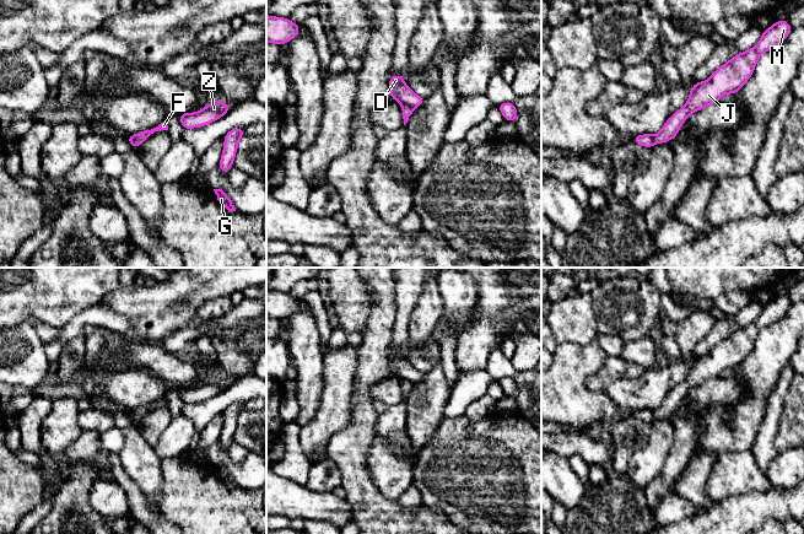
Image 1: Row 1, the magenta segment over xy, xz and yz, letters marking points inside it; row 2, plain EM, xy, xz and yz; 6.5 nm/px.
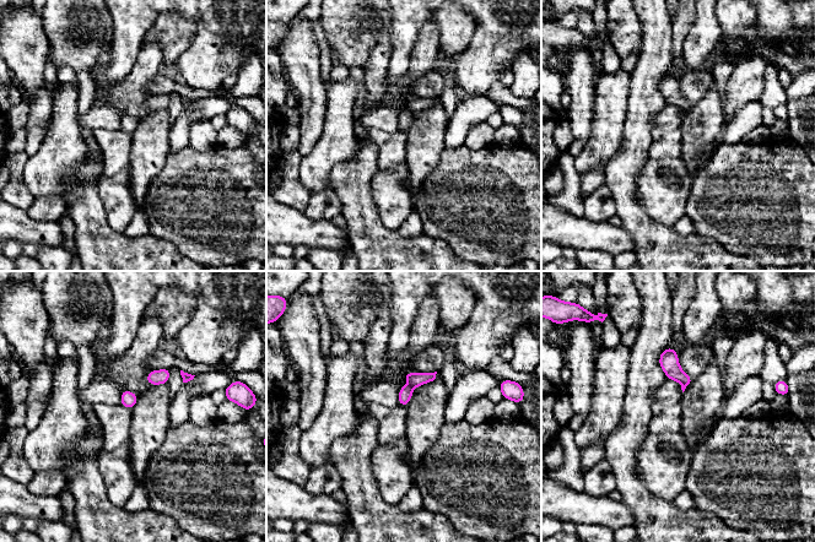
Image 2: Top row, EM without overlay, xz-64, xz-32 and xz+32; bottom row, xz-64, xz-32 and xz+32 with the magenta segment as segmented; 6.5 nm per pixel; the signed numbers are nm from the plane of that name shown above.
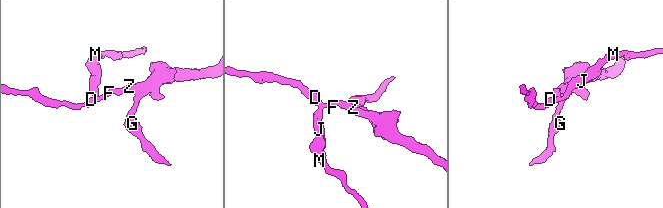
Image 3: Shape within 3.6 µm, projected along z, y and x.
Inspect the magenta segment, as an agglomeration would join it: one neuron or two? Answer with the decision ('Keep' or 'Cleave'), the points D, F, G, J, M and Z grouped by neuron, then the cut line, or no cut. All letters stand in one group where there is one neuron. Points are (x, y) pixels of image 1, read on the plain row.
Cleave. Groups: D F G Z / J M. Split along xz (403, 379), (413, 384)

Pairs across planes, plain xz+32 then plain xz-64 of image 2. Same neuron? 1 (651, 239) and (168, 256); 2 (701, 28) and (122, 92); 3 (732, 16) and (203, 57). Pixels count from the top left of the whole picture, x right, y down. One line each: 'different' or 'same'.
1: same
2: same
3: different

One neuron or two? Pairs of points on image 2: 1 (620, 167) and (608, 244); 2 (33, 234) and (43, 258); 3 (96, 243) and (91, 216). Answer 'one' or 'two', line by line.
1: two
2: two
3: one

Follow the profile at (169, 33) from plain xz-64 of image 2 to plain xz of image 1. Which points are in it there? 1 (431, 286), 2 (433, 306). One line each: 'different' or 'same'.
1: different
2: different

